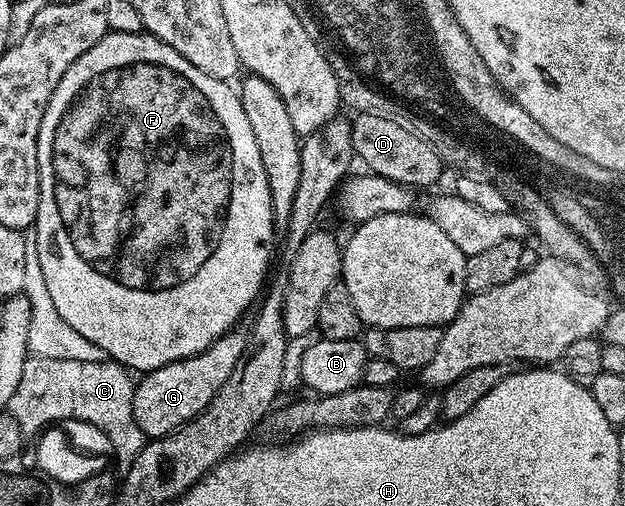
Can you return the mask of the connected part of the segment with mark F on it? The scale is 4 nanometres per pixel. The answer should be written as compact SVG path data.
M110 31L102 40L95 42L95 46L91 46L91 50L87 50L87 54L83 54L83 58L79 58L67 74L63 74L59 86L55 86L55 94L51 94L51 102L39 126L37 157L41 193L35 227L39 261L48 291L60 317L88 341L101 347L108 359L125 365L134 373L144 374L199 354L223 334L238 327L240 320L237 319L249 307L252 309L262 295L270 275L269 259L273 256L275 233L271 186L267 186L267 170L263 166L263 158L259 158L259 142L255 142L251 122L247 122L247 114L243 114L238 89L232 83L211 78L211 74L203 74L199 66L191 66L183 54L159 38L144 31L135 34Z

